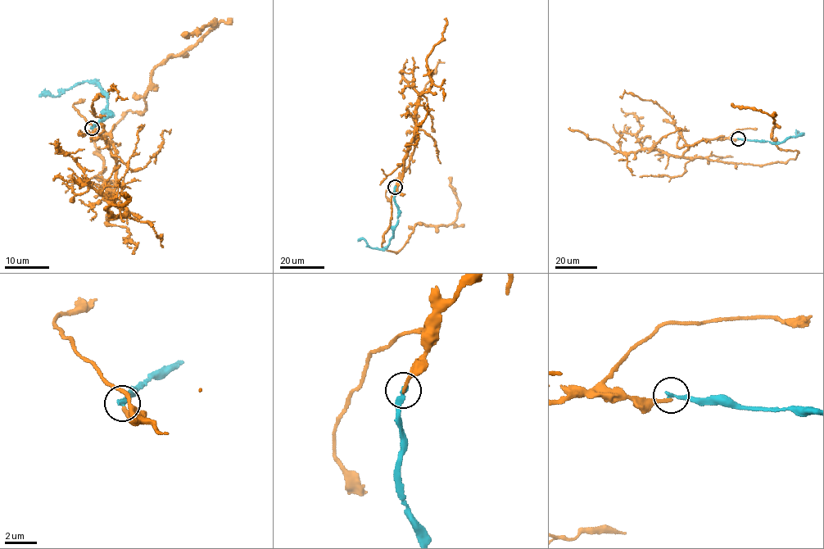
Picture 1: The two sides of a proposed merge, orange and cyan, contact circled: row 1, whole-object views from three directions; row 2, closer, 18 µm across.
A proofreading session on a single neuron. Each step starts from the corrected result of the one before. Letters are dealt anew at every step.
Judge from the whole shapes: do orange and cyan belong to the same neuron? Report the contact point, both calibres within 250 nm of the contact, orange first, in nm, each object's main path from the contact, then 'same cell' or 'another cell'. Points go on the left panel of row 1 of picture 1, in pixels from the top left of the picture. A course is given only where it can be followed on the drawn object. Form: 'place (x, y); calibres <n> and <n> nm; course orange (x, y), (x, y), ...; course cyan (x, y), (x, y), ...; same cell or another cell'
place (92, 128); calibres 220 and 280 nm; course orange (92, 129), (112, 144), (111, 192), (96, 178), (95, 139), (140, 113), (151, 73), (215, 23), (183, 34); course cyan (92, 128), (111, 111), (108, 111), (108, 102), (102, 88), (96, 83), (83, 82), (59, 96), (39, 95); another cell

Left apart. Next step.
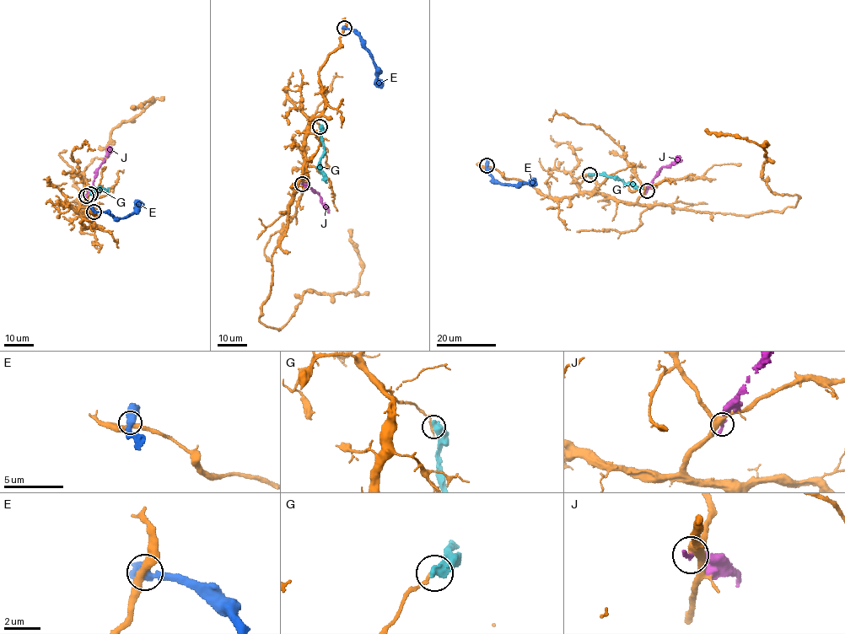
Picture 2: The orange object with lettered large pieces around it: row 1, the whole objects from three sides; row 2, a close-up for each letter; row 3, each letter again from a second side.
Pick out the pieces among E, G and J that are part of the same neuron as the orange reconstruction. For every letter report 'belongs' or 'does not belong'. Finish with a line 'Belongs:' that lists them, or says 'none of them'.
E: does not belong
G: does not belong
J: does not belong
Belongs: none of them

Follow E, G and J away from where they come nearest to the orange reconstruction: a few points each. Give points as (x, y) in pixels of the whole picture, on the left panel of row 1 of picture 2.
E: (94, 212), (105, 212), (115, 217), (122, 217), (142, 204)
G: (89, 194), (94, 189), (99, 187), (98, 190), (100, 189), (104, 190), (109, 187)
J: (86, 196), (100, 163), (107, 153), (113, 150)

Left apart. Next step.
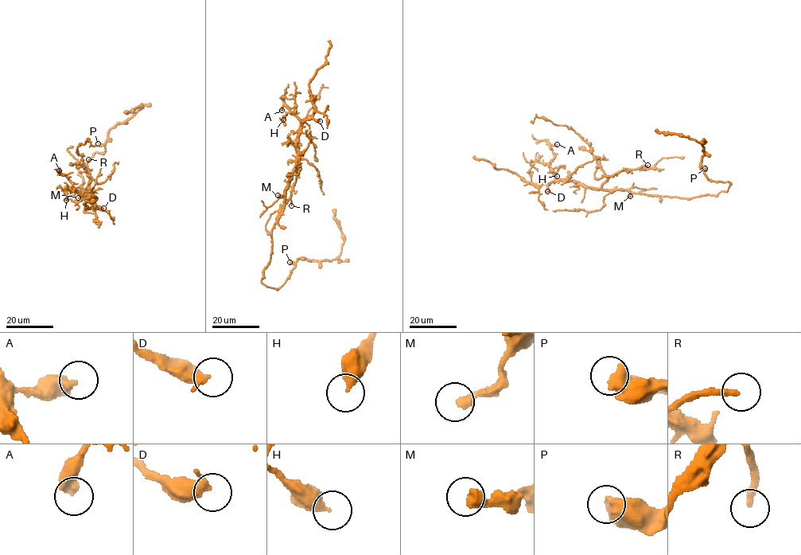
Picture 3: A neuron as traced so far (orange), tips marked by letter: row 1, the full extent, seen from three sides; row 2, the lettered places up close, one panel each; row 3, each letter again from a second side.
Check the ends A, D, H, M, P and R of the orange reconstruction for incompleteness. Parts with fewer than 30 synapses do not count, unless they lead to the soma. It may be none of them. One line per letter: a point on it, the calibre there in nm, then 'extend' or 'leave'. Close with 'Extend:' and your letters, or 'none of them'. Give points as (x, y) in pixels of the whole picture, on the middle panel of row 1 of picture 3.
A: at (281, 110); 440 nm thick; leave
D: at (320, 121); 440 nm thick; leave
H: at (283, 119); 420 nm thick; leave
M: at (278, 195); 400 nm thick; extend
P: at (289, 262); 600 nm thick; leave
R: at (291, 205); 240 nm thick; leave
Extend: M

